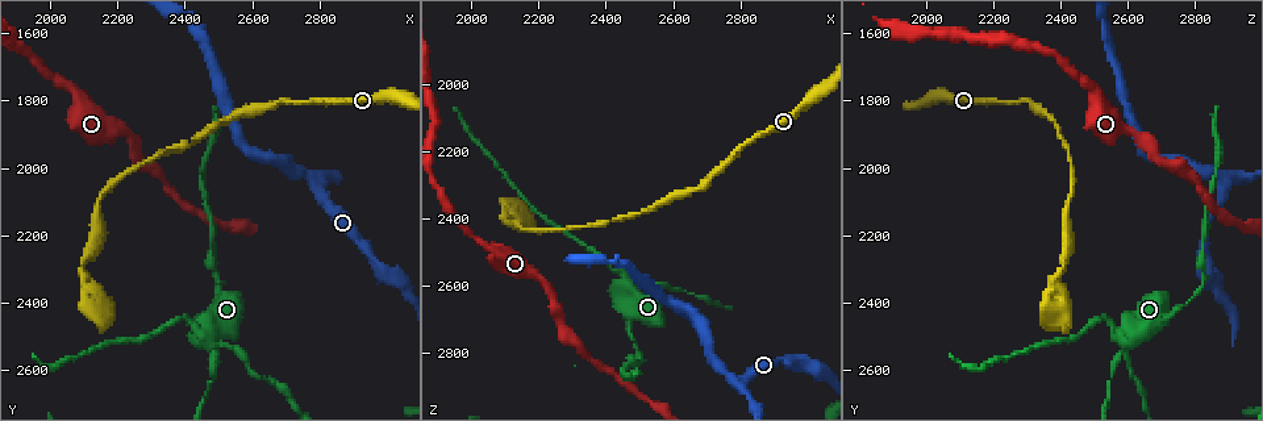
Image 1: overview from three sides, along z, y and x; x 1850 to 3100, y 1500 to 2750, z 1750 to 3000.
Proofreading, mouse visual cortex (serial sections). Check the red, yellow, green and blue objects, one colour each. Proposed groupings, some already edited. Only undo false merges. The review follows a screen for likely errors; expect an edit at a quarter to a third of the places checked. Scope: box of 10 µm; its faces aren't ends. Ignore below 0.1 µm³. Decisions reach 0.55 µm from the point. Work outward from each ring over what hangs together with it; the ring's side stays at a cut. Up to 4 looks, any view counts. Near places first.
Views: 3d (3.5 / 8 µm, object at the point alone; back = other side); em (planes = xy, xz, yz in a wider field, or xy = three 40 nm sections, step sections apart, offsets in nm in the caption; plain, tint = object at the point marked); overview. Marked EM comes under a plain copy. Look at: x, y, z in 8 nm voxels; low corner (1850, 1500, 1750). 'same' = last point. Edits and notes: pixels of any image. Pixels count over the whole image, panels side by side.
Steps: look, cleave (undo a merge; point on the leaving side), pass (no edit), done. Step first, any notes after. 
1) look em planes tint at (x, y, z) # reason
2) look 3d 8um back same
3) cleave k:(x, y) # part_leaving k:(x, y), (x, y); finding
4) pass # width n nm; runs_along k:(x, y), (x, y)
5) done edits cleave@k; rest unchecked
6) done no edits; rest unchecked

look 3d 8um at (2150, 2400, 2400) # abrupt turn

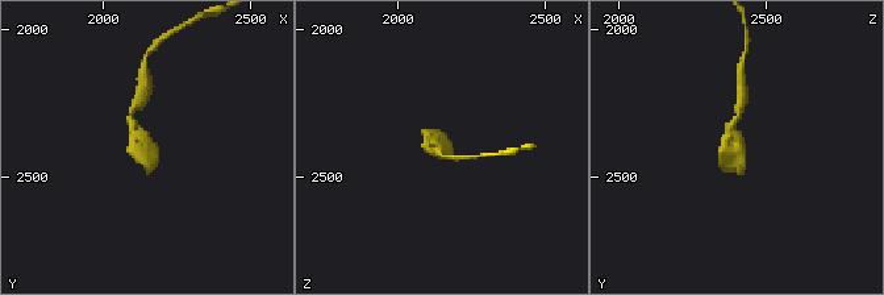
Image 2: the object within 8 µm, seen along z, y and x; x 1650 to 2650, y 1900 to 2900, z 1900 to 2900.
look em xy step 1 tint same # shape alone is not enough

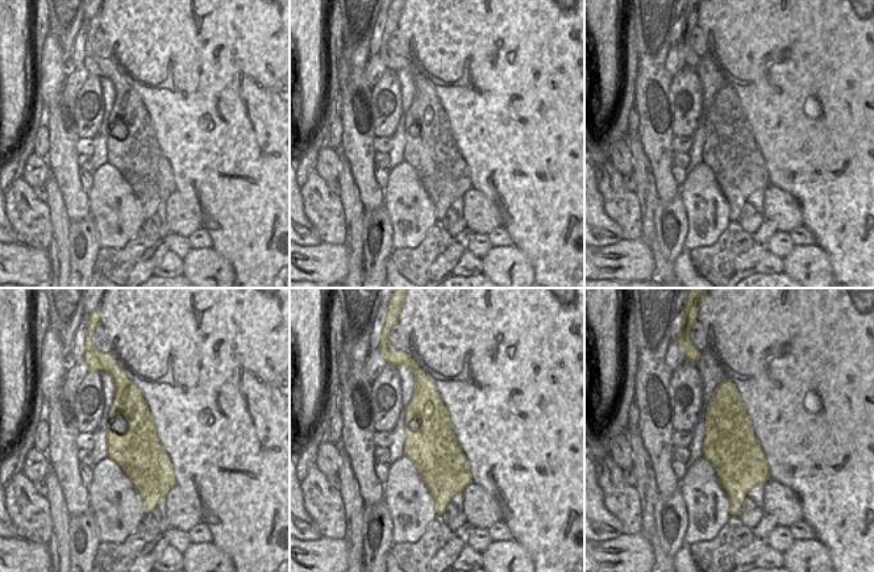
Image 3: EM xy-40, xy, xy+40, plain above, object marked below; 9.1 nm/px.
pass # runs_along 2:(737, 117), (737, 150), (718, 161); all the same cell

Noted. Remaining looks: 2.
look em planes tint at (2500, 2530, 2590) # four-way junction

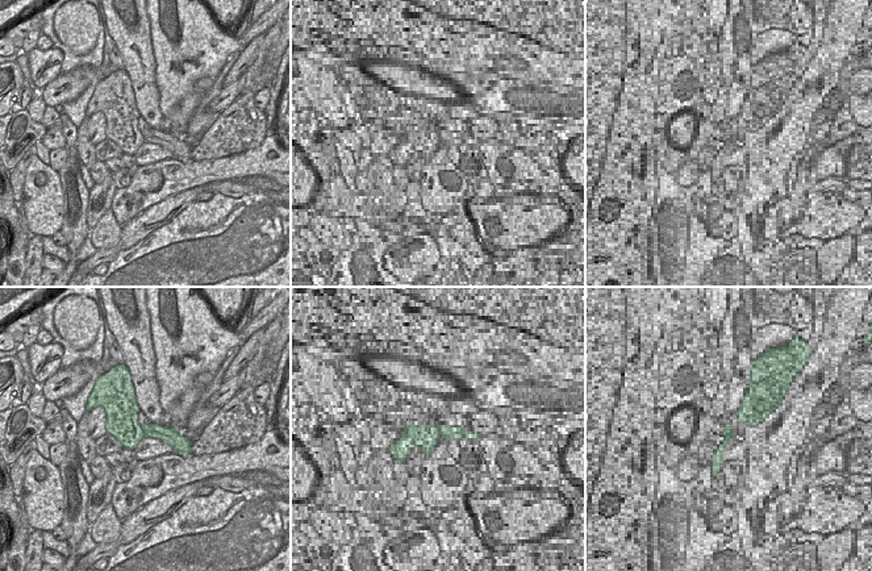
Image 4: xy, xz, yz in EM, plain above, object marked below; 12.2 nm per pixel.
look 3d 3.5um same # wider look

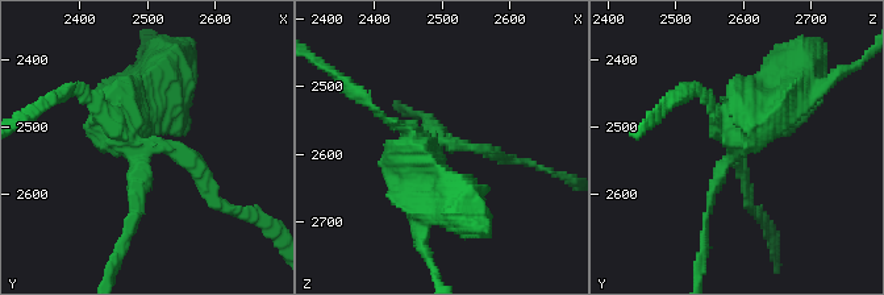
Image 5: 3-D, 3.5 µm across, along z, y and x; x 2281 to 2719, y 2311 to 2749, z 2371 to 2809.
cleave 5:(743, 175) # arms 4; arm_widths 100, 150, 150, 450 nm; part_leaving 5:(124, 123), (79, 90), (34, 109); two cells meet here

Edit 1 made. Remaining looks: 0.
done edits cleave@5; rest unchecked

